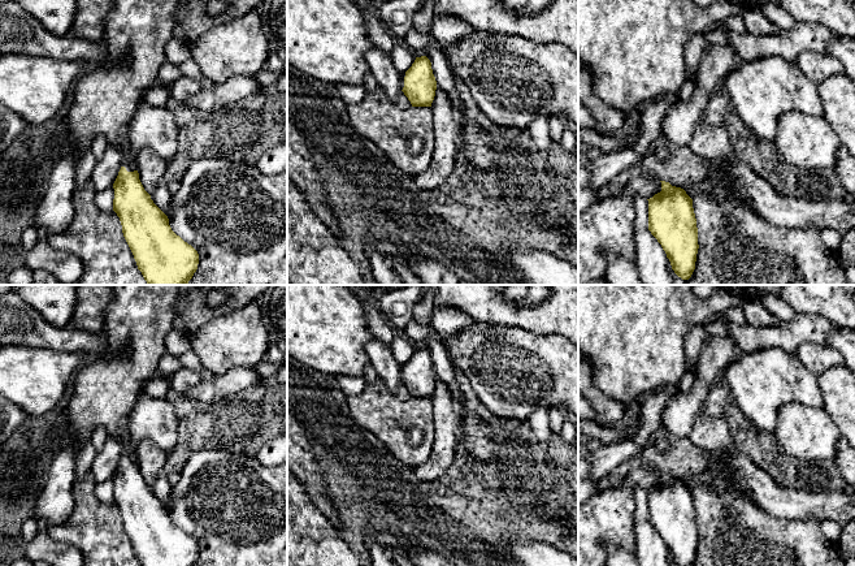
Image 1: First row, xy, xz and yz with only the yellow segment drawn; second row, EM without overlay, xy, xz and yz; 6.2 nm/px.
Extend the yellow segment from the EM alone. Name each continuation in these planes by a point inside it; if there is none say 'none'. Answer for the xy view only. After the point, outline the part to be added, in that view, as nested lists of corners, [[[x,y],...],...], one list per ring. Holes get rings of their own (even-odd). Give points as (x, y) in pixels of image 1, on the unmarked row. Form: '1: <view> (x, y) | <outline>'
1: xy (138, 319) | [[[114,285],[113,299],[104,311],[104,334],[107,336],[108,349],[92,363],[84,363],[74,373],[74,394],[66,409],[66,427],[53,431],[55,453],[66,442],[70,444],[77,455],[84,445],[90,442],[91,435],[97,425],[103,425],[109,435],[118,437],[122,445],[121,458],[127,463],[138,461],[136,451],[131,449],[129,432],[129,418],[134,411],[142,386],[156,375],[159,359],[166,353],[165,338],[174,329],[174,319],[178,315],[177,303],[179,299],[200,288],[201,285]]]

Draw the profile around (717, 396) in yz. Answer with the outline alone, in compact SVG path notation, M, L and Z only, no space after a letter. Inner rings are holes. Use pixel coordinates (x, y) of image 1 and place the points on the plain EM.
M719 380L708 390L699 412L708 416L721 416L725 414L725 406L729 398L730 392L728 385Z

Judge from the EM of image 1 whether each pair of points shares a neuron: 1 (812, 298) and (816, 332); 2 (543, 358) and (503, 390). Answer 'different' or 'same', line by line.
1: different
2: same

